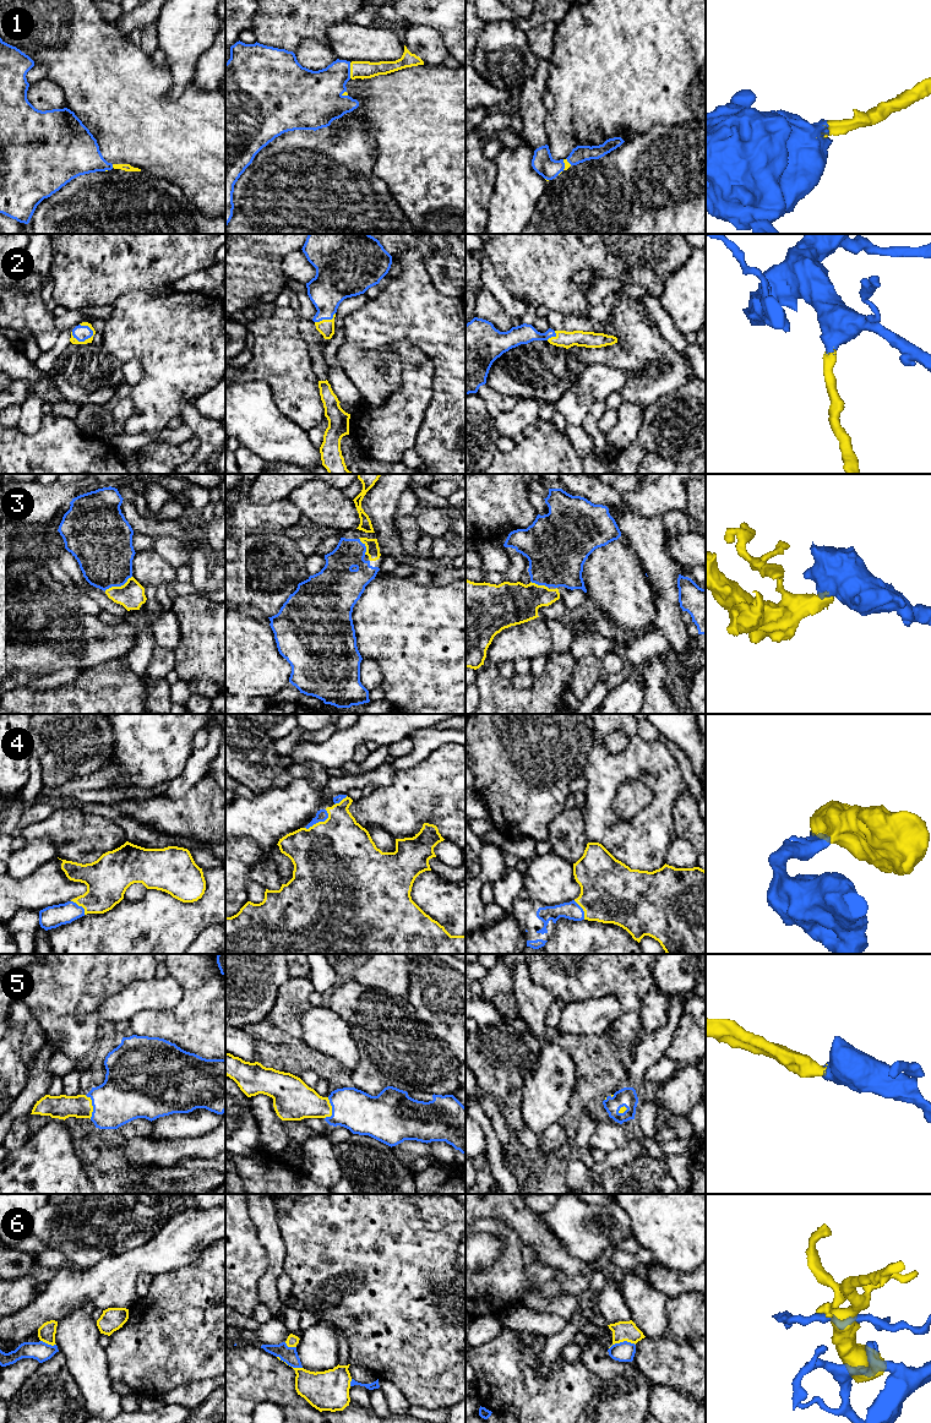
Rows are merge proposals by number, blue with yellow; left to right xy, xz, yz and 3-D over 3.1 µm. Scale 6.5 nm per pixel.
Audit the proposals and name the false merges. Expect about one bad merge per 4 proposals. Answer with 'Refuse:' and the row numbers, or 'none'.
Refuse: 6

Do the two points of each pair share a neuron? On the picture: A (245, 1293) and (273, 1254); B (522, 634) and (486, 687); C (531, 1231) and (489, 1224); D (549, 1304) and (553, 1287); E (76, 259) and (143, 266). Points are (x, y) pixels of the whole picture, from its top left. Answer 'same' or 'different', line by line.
A: different
B: different
C: different
D: different
E: same

